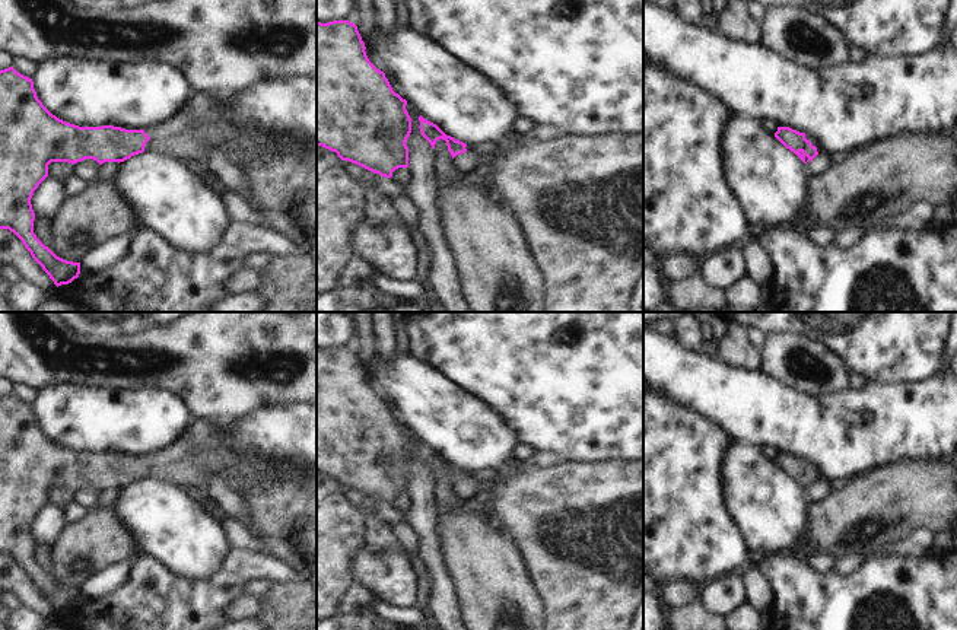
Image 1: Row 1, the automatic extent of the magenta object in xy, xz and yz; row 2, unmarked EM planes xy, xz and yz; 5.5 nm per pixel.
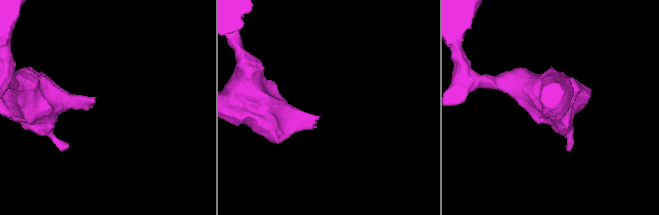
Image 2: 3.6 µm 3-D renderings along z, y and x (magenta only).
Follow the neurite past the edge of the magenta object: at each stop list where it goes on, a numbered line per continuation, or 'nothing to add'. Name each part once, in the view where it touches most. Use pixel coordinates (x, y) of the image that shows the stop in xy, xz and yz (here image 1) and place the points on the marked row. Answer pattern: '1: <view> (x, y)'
1: xy (283, 188)

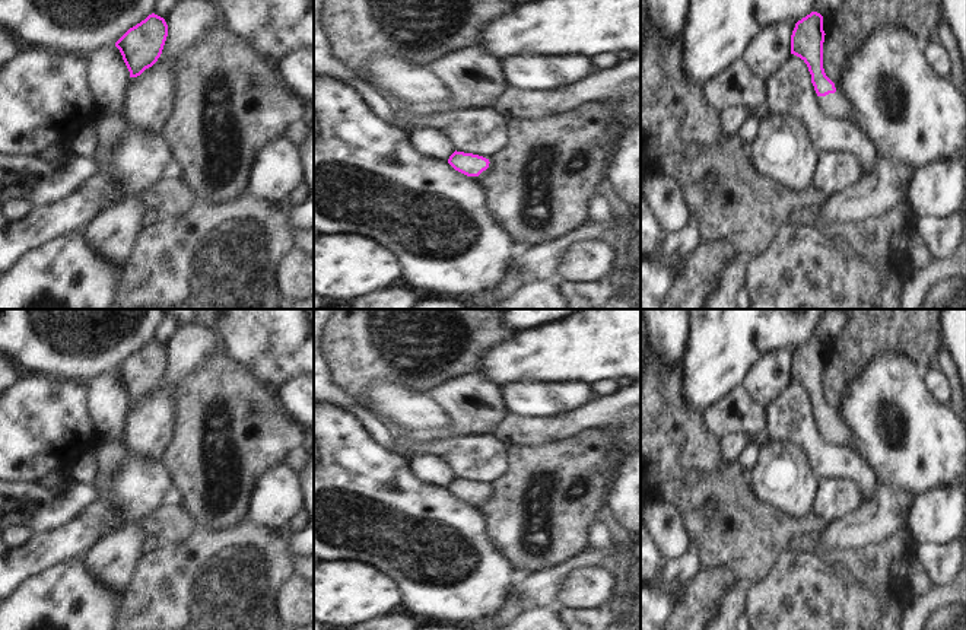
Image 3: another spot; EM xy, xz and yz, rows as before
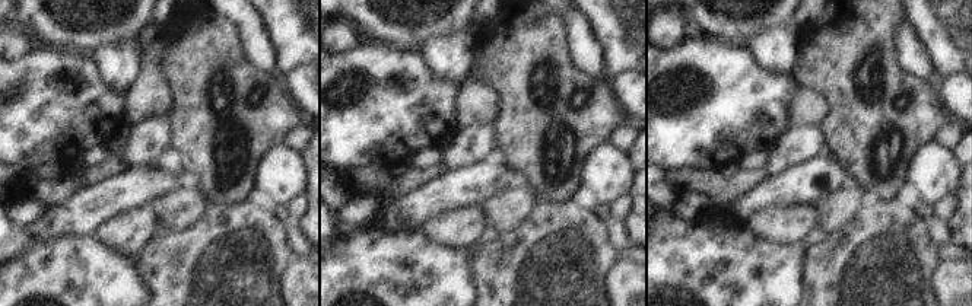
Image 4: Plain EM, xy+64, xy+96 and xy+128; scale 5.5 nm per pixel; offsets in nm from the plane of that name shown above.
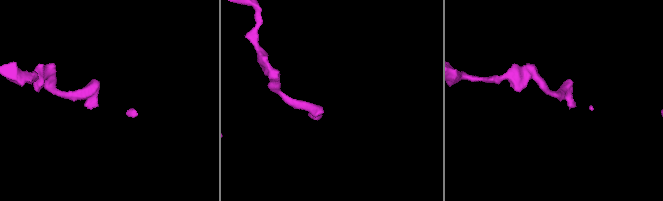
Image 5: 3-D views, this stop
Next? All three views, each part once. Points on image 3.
1: yz (835, 105)

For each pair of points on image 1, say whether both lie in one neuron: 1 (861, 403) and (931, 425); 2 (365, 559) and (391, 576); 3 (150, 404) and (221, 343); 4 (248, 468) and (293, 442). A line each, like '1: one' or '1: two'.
1: one
2: one
3: two
4: one

